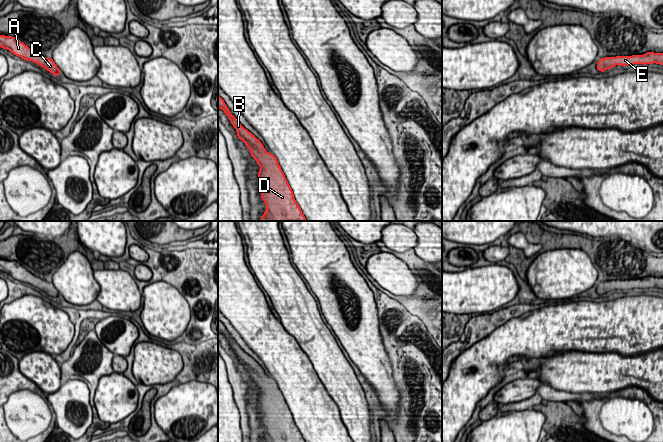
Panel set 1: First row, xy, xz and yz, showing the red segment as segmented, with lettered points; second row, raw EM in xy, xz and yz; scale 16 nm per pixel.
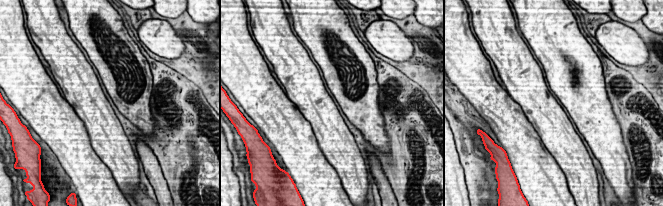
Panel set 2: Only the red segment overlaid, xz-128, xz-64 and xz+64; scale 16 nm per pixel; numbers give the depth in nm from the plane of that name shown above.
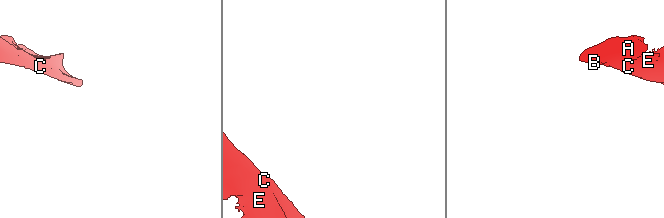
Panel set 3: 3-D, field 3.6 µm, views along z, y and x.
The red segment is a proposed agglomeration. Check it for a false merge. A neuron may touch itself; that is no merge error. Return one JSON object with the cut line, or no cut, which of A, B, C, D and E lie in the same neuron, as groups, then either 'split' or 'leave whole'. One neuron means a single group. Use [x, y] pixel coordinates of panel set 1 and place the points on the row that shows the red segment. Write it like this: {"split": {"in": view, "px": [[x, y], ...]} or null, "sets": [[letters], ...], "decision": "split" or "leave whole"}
{"split": null, "sets": [["A", "B", "C", "D", "E"]], "decision": "leave whole"}

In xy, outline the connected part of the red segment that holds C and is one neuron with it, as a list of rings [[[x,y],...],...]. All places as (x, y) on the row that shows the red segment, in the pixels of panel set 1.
[[[0,35],[0,47],[9,50],[14,55],[22,59],[32,61],[55,76],[60,75],[60,70],[52,58],[46,58],[41,54],[33,51],[17,37]]]

